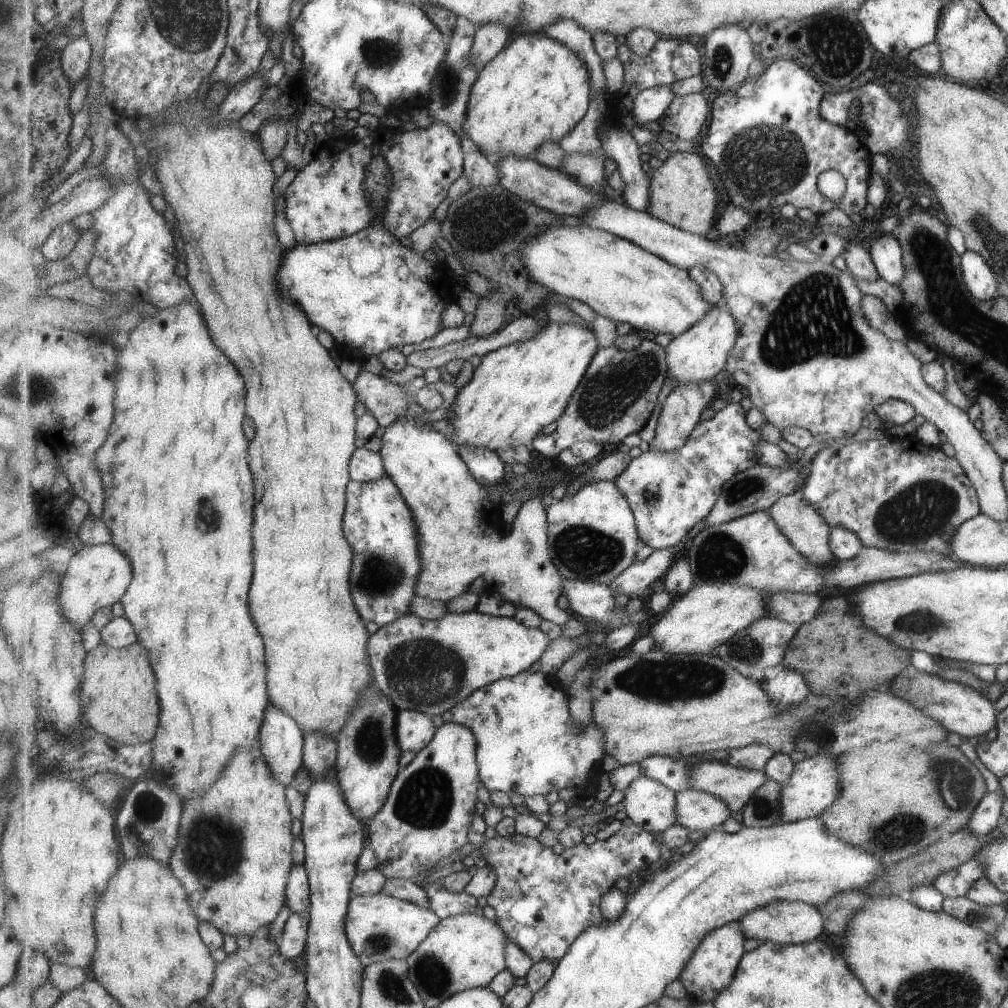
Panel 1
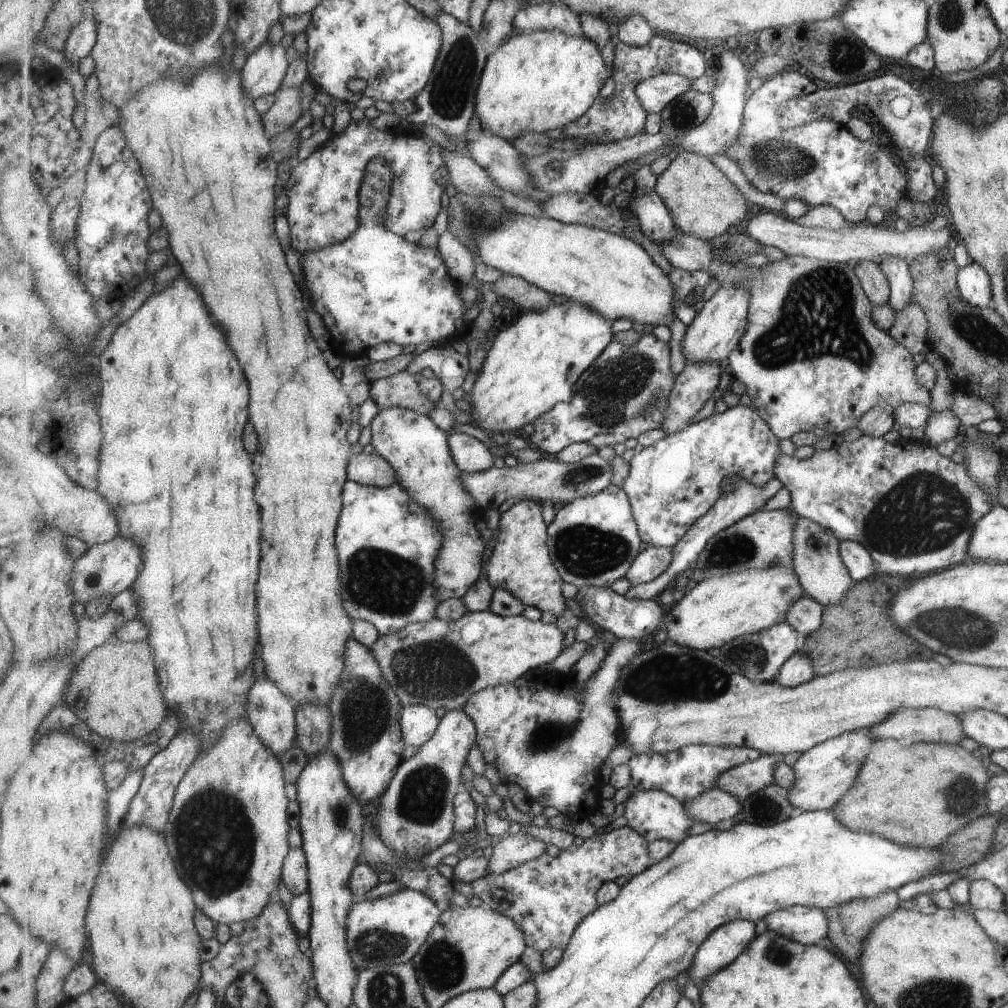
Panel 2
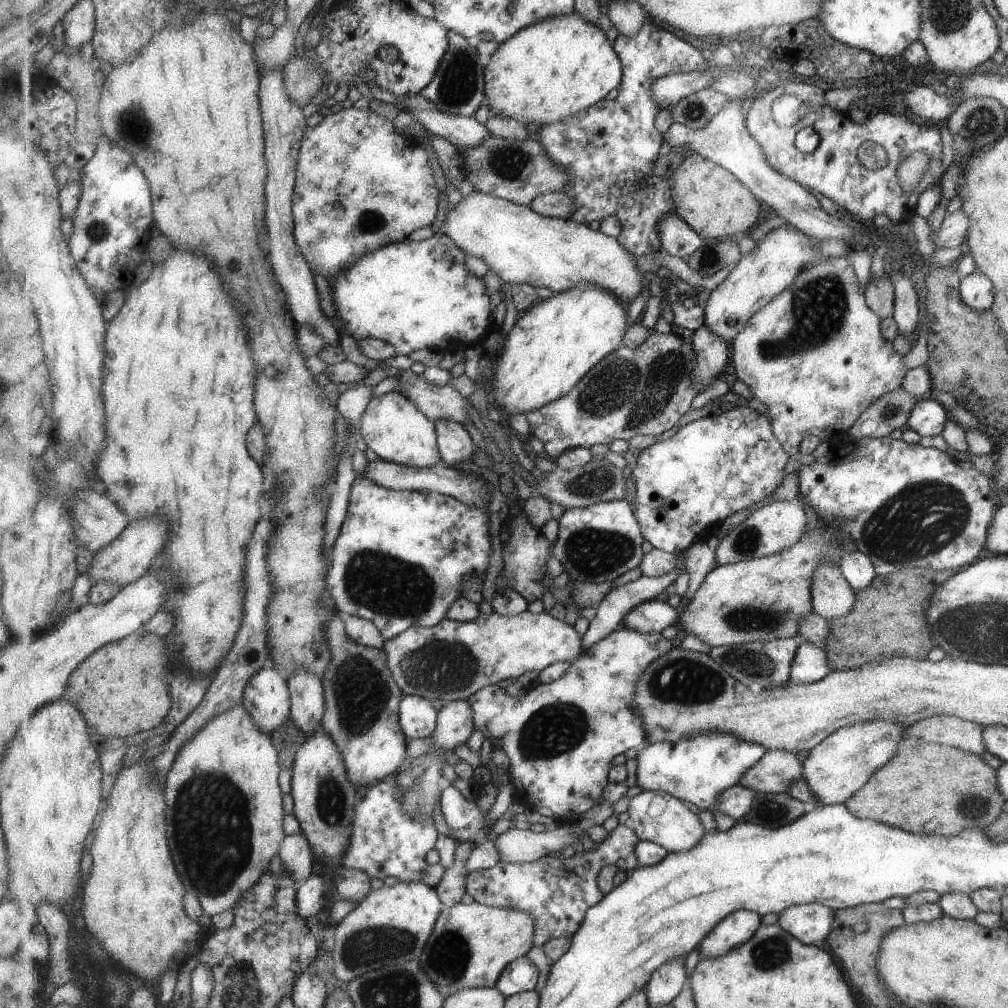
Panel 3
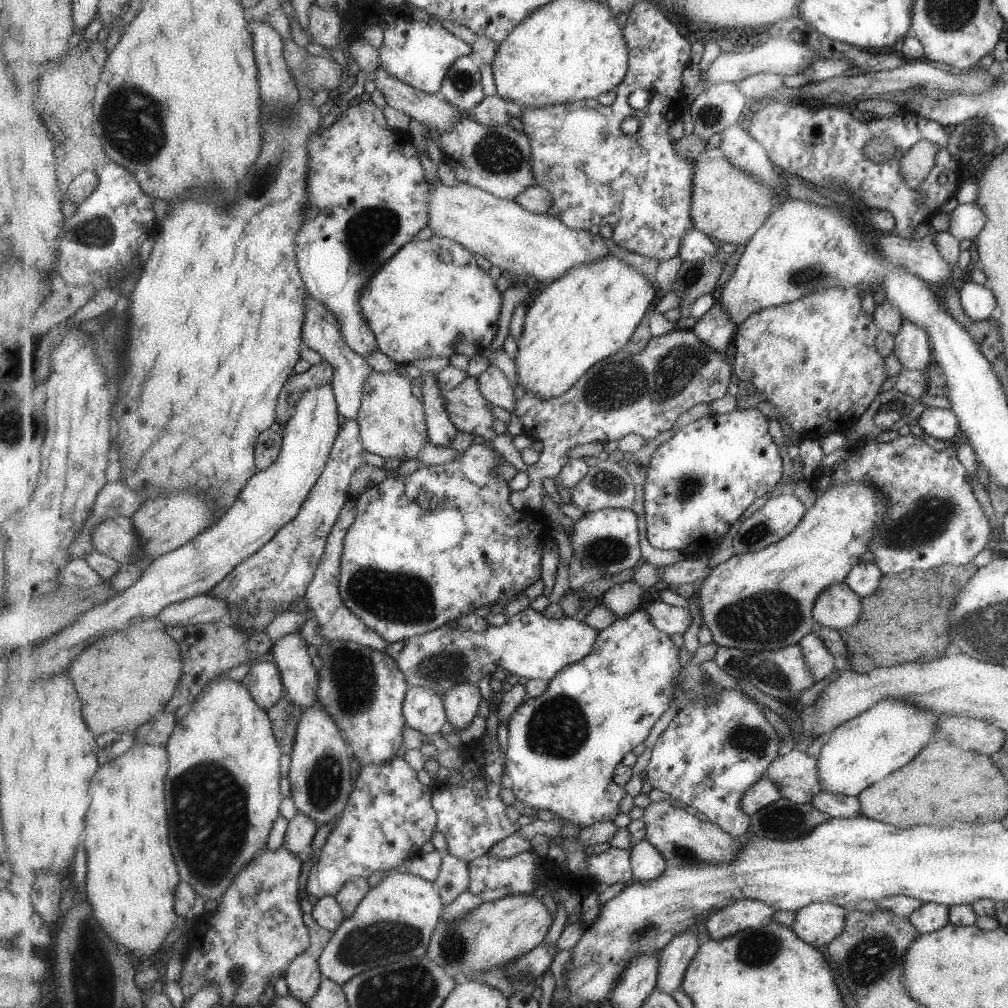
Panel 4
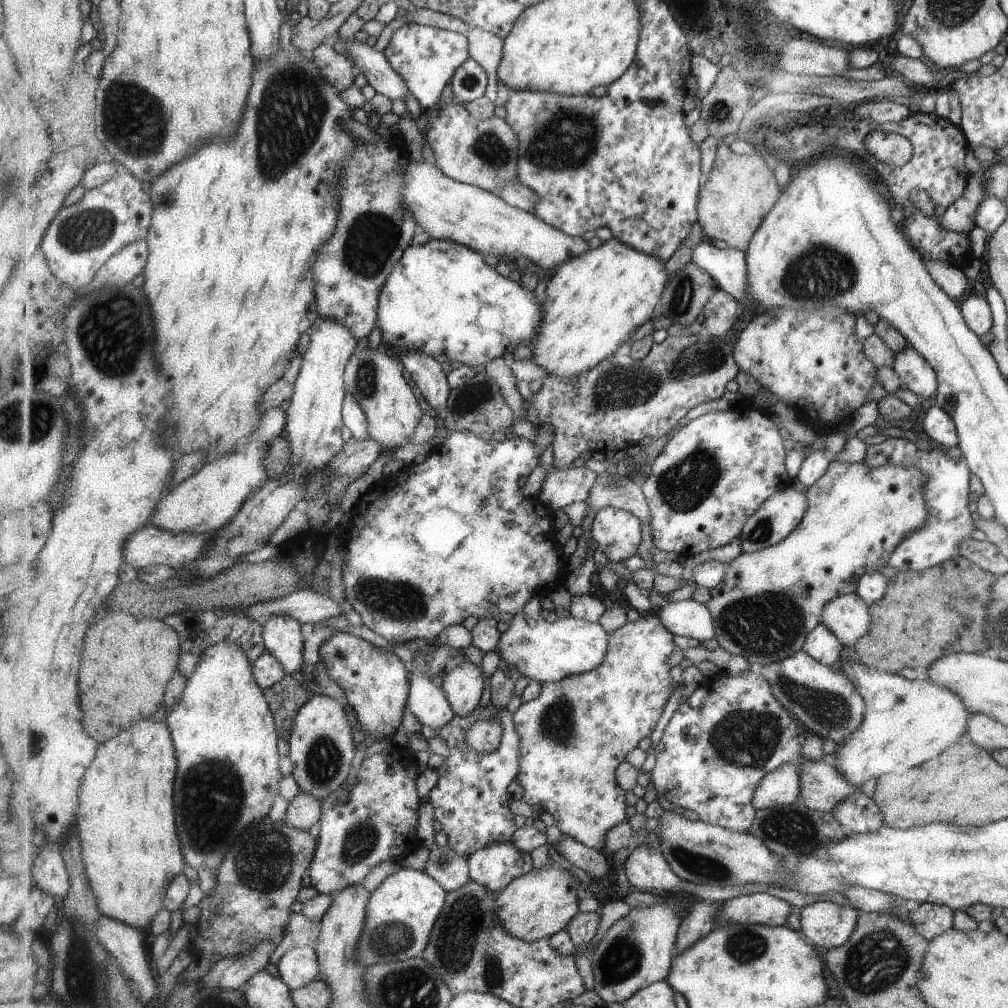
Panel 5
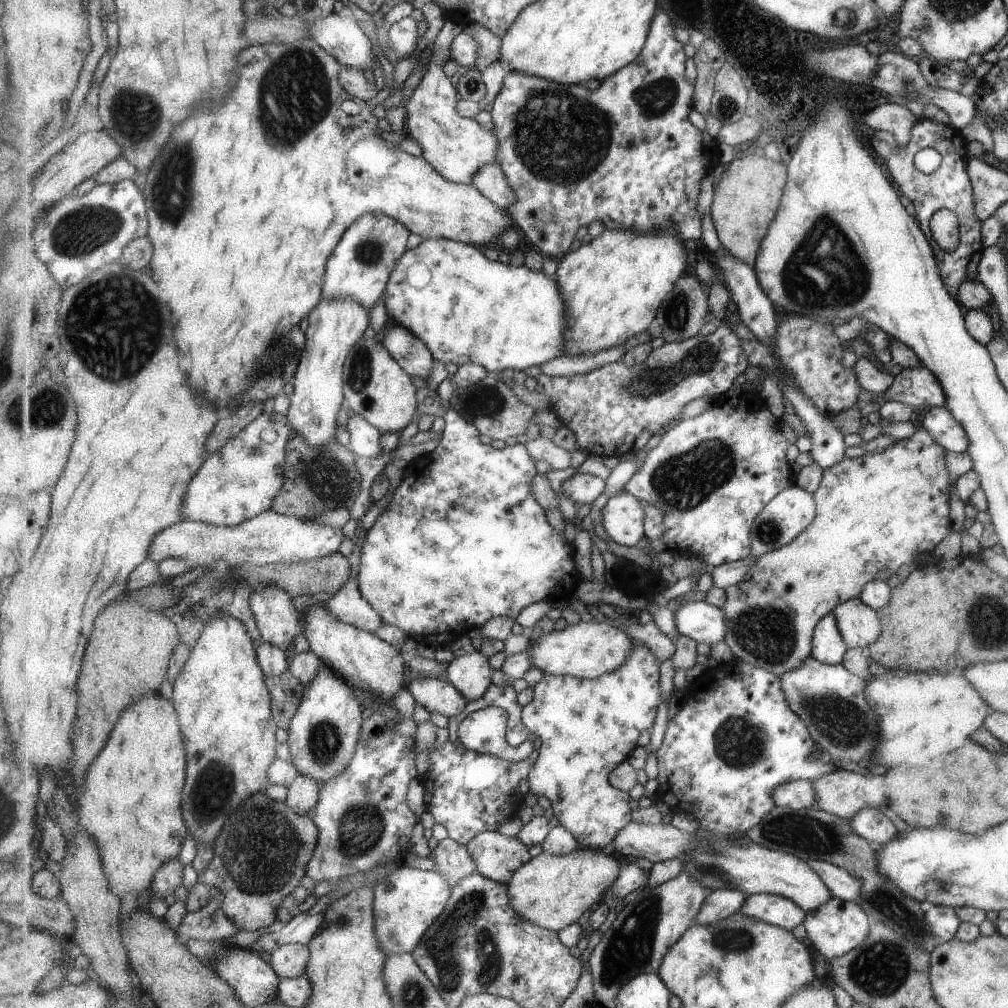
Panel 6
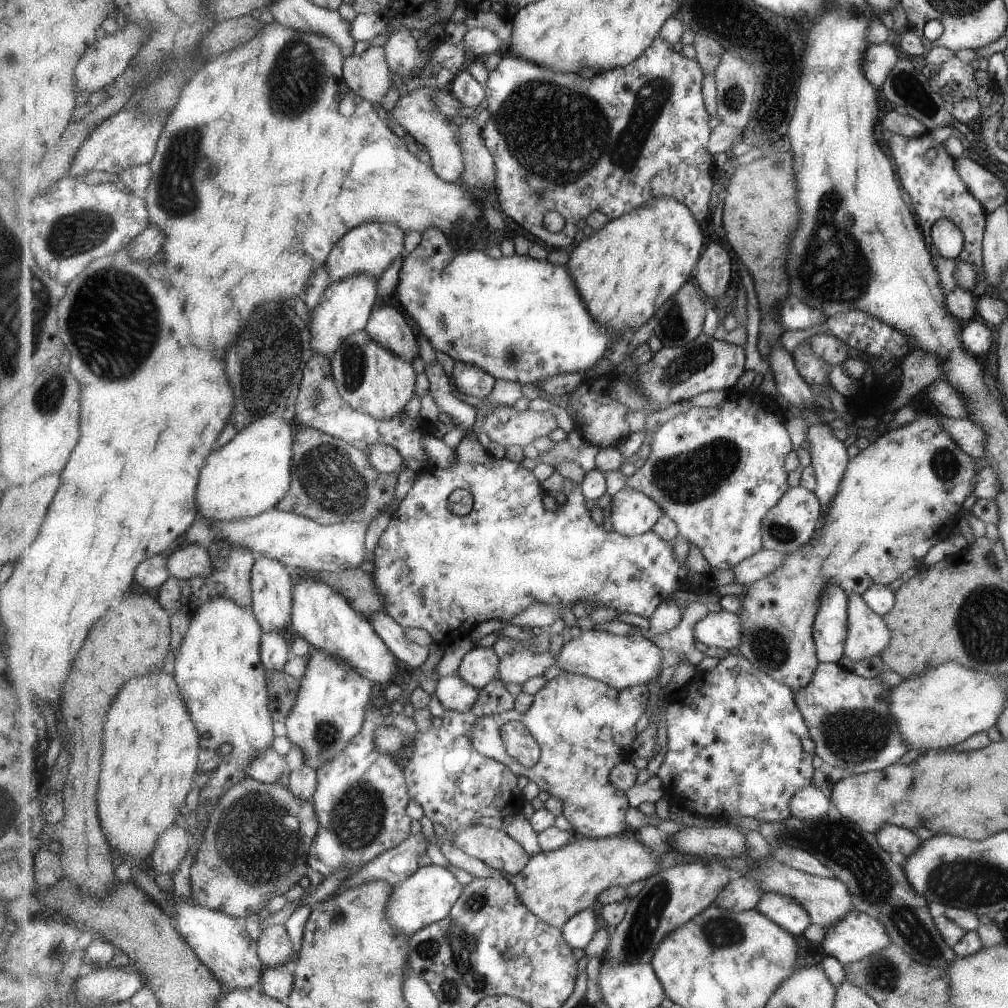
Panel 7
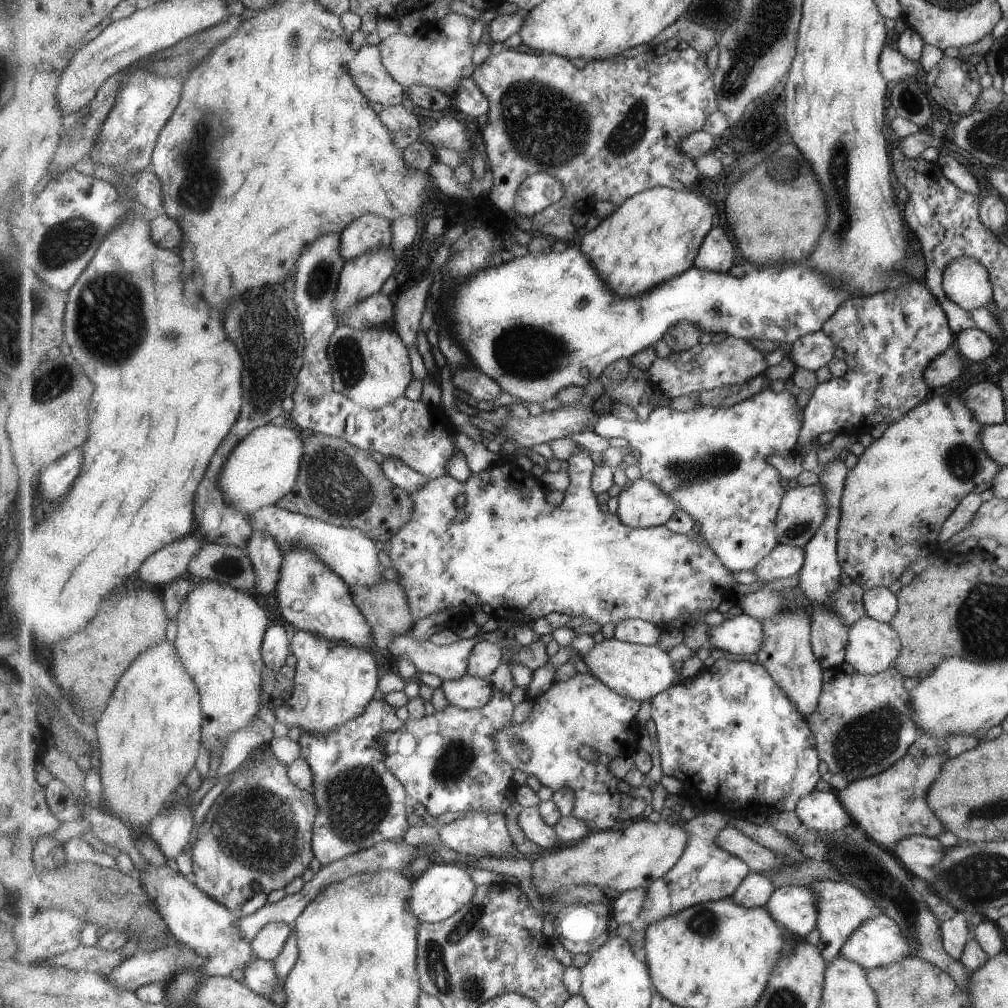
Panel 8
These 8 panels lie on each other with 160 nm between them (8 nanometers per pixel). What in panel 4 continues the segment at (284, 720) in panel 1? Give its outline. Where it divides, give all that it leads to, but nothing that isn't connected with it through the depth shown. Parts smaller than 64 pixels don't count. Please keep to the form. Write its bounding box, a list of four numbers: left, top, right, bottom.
[242,661,285,711]

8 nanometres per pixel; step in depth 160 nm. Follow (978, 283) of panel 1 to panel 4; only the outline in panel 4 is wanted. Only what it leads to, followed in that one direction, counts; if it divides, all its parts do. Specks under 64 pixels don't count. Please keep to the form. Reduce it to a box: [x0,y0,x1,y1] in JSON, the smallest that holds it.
[959,281,996,322]

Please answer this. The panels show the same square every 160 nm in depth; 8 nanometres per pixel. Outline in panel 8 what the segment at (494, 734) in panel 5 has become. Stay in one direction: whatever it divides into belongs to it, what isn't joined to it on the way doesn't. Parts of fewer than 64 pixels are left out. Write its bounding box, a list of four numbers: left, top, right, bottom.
[497,672,641,832]

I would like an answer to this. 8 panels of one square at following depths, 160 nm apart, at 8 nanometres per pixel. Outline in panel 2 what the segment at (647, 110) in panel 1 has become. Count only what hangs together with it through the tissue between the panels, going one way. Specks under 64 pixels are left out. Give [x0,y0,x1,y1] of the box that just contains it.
[637,73,693,114]

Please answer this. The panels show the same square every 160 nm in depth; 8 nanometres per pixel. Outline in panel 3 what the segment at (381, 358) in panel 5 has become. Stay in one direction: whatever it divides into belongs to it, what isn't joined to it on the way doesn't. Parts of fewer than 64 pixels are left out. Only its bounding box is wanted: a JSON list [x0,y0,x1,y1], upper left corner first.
[359,389,442,467]

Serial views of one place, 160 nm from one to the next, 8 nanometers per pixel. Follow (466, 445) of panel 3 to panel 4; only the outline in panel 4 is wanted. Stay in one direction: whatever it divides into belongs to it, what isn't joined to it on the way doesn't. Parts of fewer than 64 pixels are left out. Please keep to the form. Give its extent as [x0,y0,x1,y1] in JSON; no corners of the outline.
[420,371,458,446]

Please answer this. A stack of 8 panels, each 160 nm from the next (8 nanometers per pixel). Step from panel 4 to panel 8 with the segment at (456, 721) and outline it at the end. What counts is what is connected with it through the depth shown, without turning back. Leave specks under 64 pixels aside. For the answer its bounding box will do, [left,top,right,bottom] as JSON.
[468,639,504,679]

